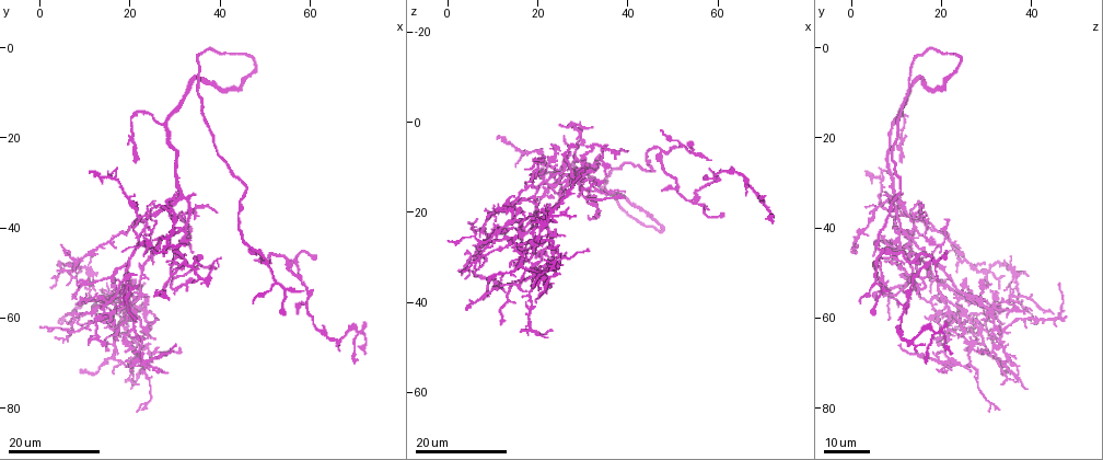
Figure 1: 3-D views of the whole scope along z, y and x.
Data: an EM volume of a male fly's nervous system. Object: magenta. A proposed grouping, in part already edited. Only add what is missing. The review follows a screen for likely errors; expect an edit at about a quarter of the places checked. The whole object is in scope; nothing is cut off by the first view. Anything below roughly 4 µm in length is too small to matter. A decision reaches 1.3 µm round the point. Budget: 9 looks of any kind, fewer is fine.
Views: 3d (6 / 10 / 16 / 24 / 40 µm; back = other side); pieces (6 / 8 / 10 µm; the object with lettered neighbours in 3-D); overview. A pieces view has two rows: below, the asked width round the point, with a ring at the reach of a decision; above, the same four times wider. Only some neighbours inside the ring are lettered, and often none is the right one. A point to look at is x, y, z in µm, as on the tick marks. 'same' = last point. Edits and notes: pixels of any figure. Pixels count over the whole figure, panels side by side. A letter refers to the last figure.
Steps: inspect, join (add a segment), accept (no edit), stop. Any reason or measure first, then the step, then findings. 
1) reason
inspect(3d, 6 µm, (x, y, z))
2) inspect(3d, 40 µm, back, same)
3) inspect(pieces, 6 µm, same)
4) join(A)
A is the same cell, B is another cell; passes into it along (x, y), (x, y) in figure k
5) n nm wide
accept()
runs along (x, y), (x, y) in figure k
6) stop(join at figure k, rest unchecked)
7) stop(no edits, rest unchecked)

inspect(3d, 16 µm, (34.0, 45.5, 20.0))

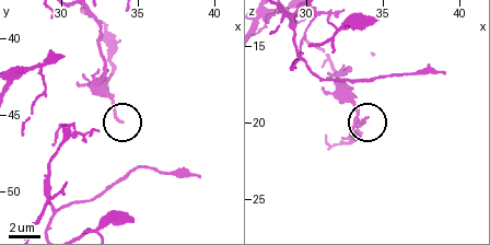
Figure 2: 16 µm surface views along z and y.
inspect(pieces, 10 µm, (33.8, 45.4, 19.8))

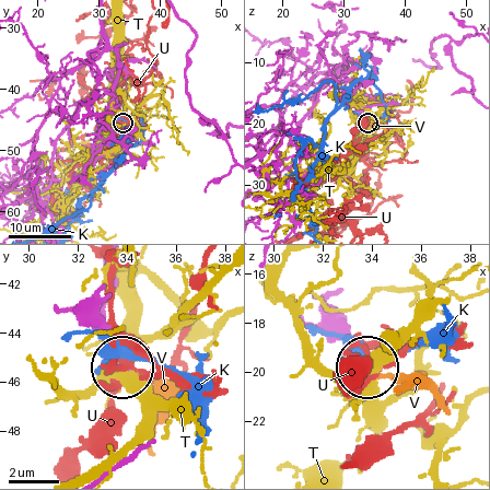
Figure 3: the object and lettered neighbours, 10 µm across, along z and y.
accept()
K, T, U and V are other cells; runs along (84, 302), (109, 327), (119, 363) in figure 3; no lettered segment goes on from it

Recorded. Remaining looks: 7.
thick end
inspect(3d, 24 µm, (14.5, 67.5, 25.0))

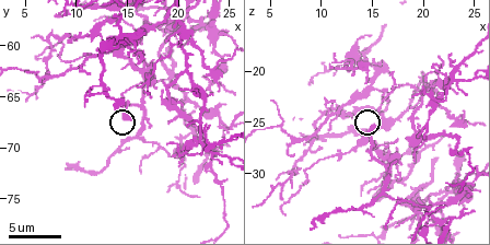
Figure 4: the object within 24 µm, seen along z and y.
inspect(pieces, 10 µm, (14.8, 67.2, 25.4))

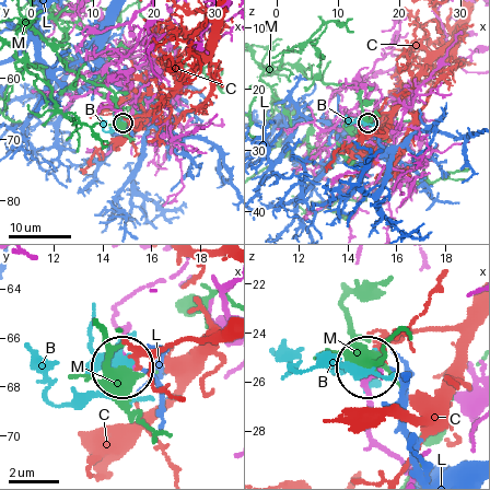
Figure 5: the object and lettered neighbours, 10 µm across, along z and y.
accept()
B, C, L and M are other cells; none of them fits

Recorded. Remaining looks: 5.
free end
inspect(3d, 24 µm, (21.0, 40.0, 9.0))

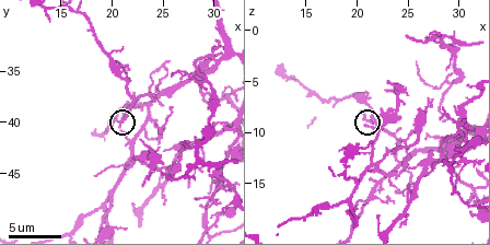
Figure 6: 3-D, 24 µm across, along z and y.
inspect(pieces, 6 µm, (20.8, 39.8, 9.4))

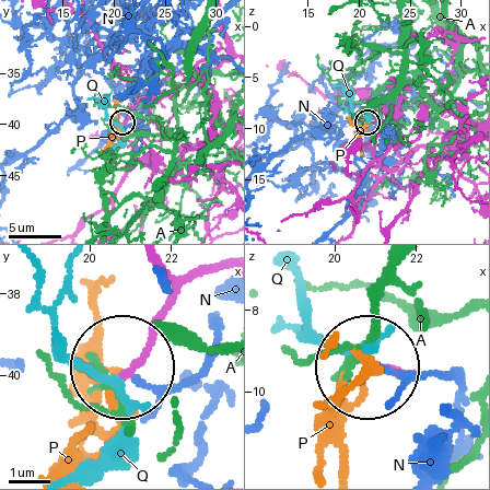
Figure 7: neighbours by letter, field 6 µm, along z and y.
join(Q)
Q is the same cell, A, N and P are other cells; it goes on there

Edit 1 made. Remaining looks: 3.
inspect(overview)

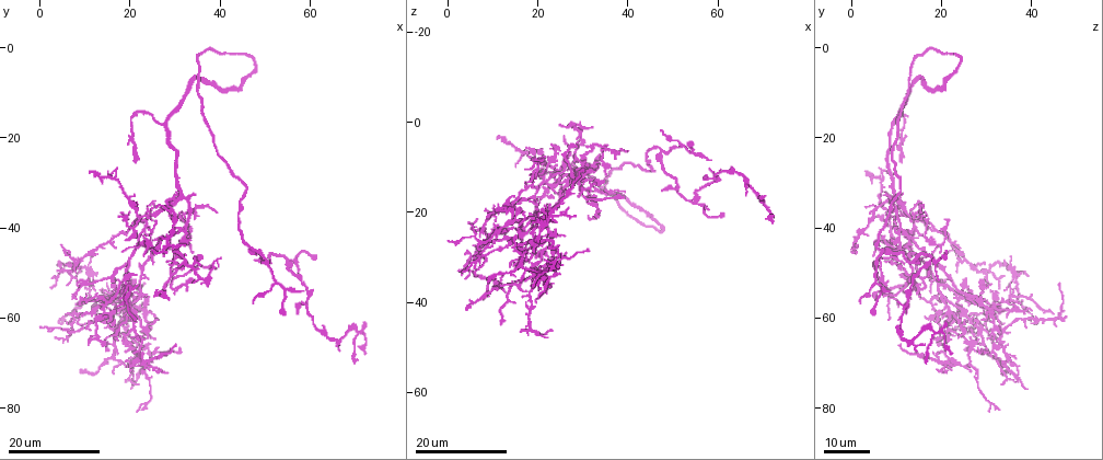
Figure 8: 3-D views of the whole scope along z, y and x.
tapers out
inspect(3d, 16 µm, (32.0, 43.5, 0.5))

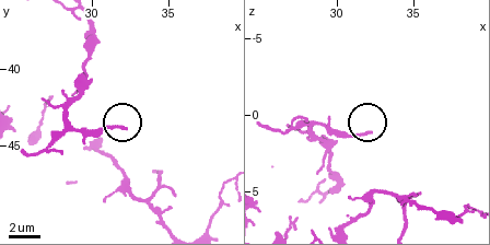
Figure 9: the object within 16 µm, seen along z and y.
inspect(pieces, 10 µm, (32.2, 43.8, 1.0))

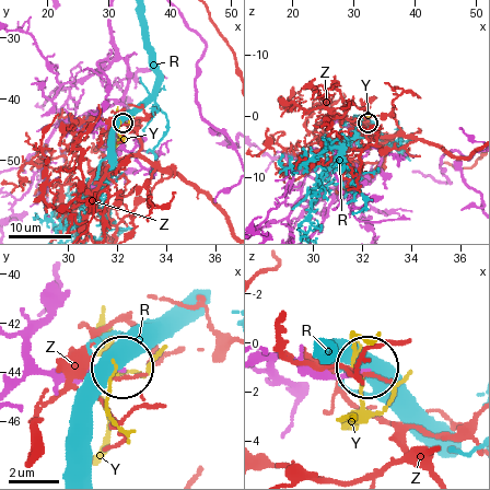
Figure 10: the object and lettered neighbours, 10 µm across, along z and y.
accept()
R, Y and Z are other cells; none of them fits

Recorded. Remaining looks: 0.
stop(join at figure 7, rest unchecked)

